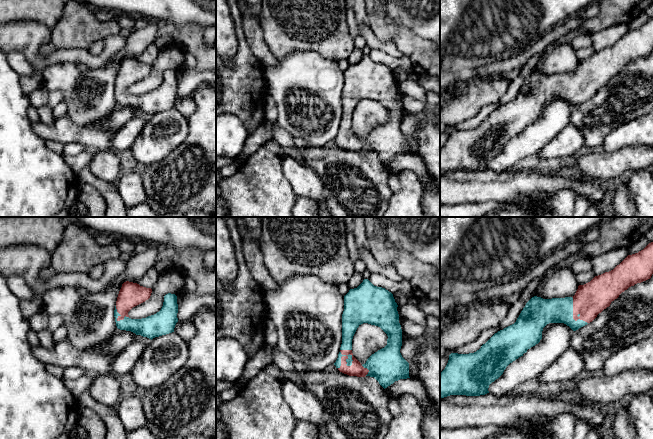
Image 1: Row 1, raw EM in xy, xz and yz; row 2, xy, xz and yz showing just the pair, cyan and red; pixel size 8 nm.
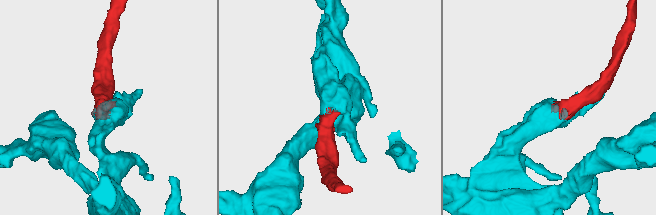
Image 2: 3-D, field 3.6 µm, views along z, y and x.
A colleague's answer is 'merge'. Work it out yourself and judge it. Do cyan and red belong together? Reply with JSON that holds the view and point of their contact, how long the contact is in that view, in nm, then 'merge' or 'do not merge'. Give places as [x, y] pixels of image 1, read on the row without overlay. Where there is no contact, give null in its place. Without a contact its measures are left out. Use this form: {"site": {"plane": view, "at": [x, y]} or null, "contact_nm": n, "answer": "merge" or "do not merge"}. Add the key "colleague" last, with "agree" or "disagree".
{"site": {"plane": "yz", "at": [572, 91]}, "contact_nm": 240, "answer": "merge", "colleague": "agree"}

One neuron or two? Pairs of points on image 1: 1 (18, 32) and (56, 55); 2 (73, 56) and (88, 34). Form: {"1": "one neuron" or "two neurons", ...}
{"1": "one neuron", "2": "two neurons"}

